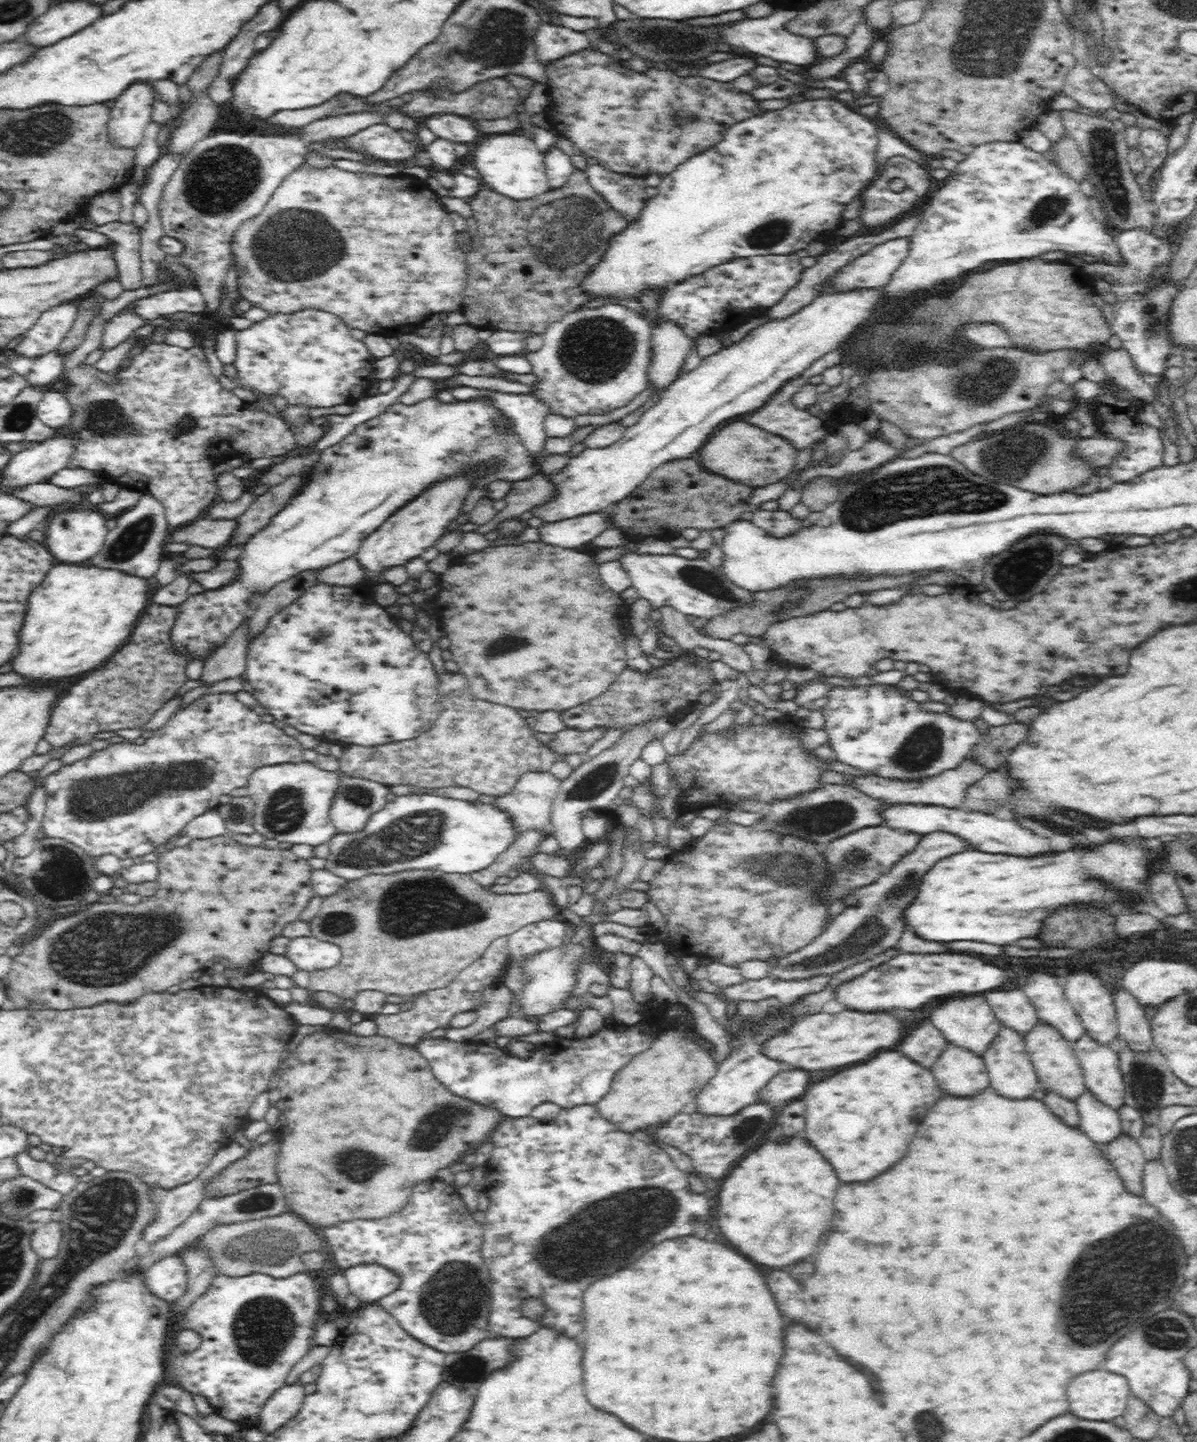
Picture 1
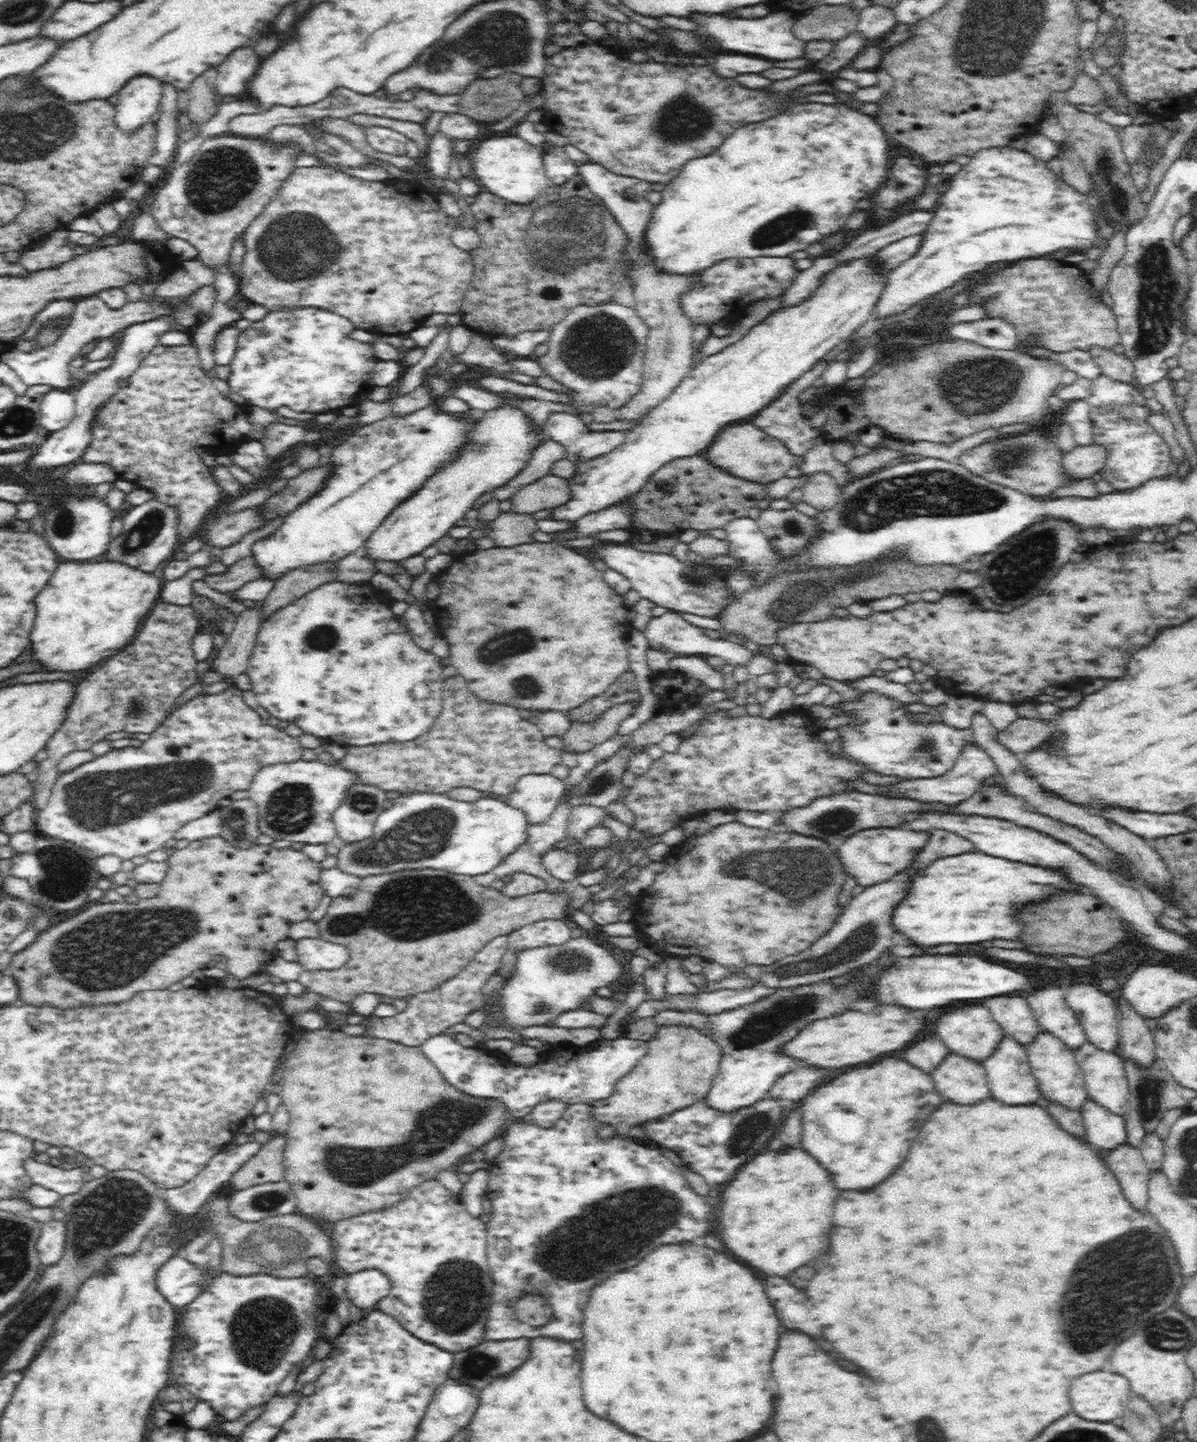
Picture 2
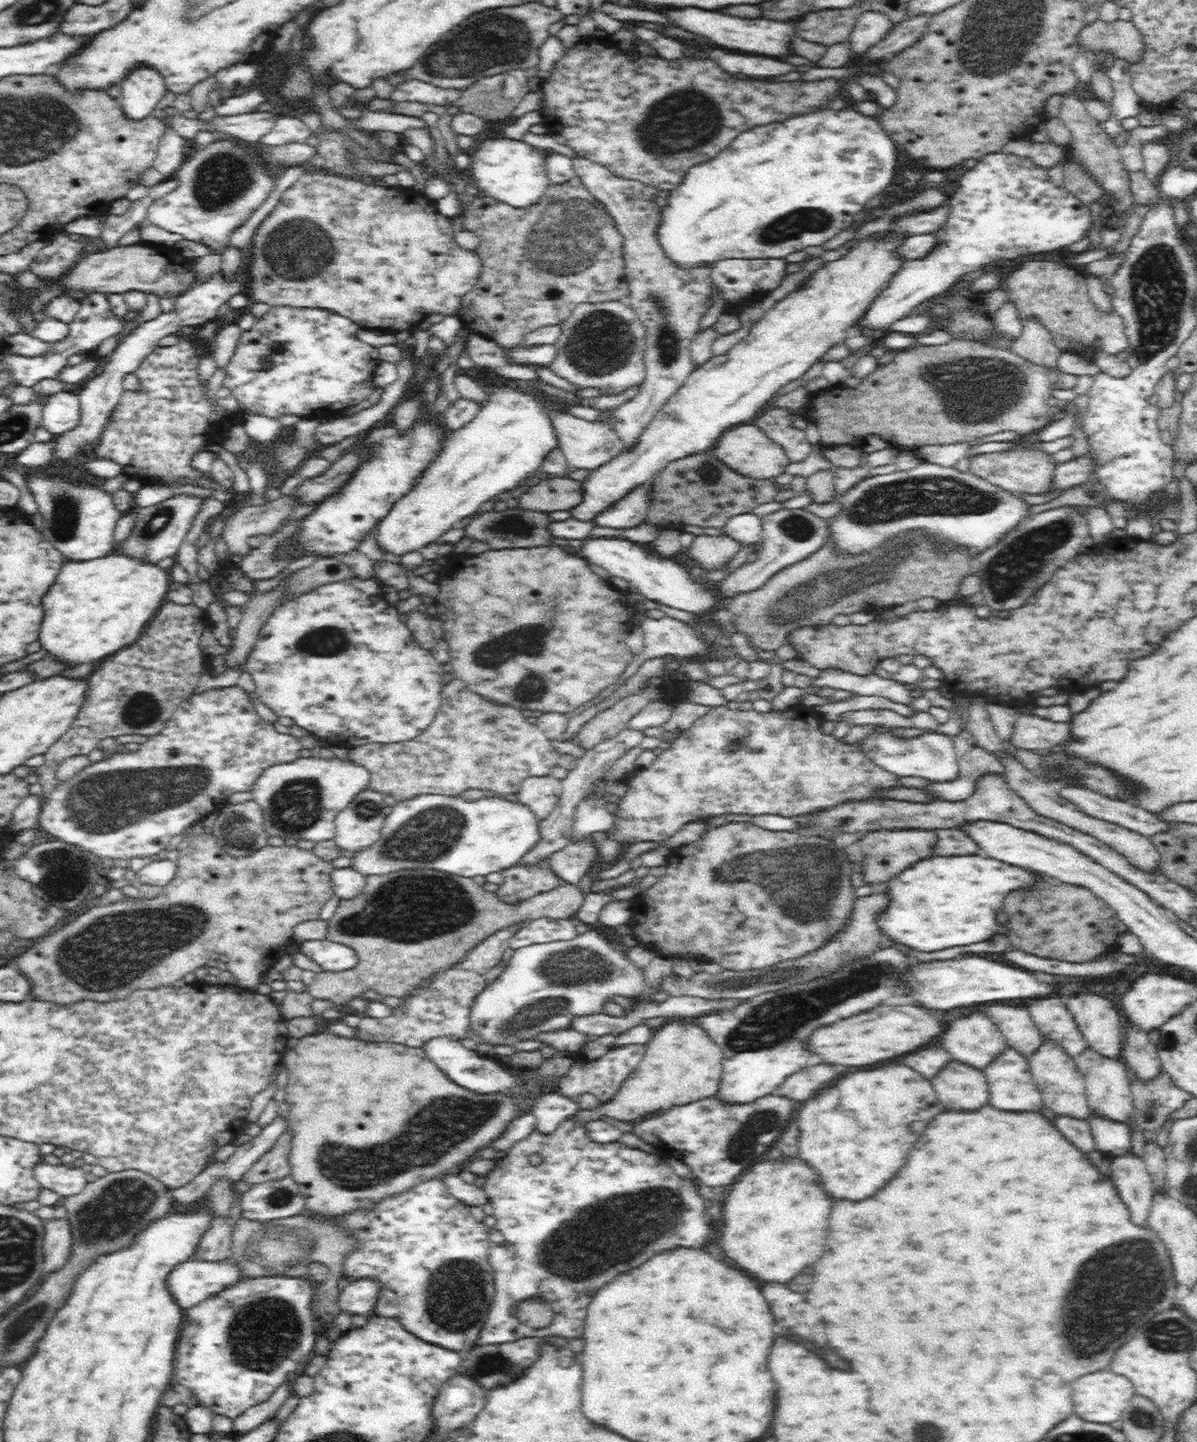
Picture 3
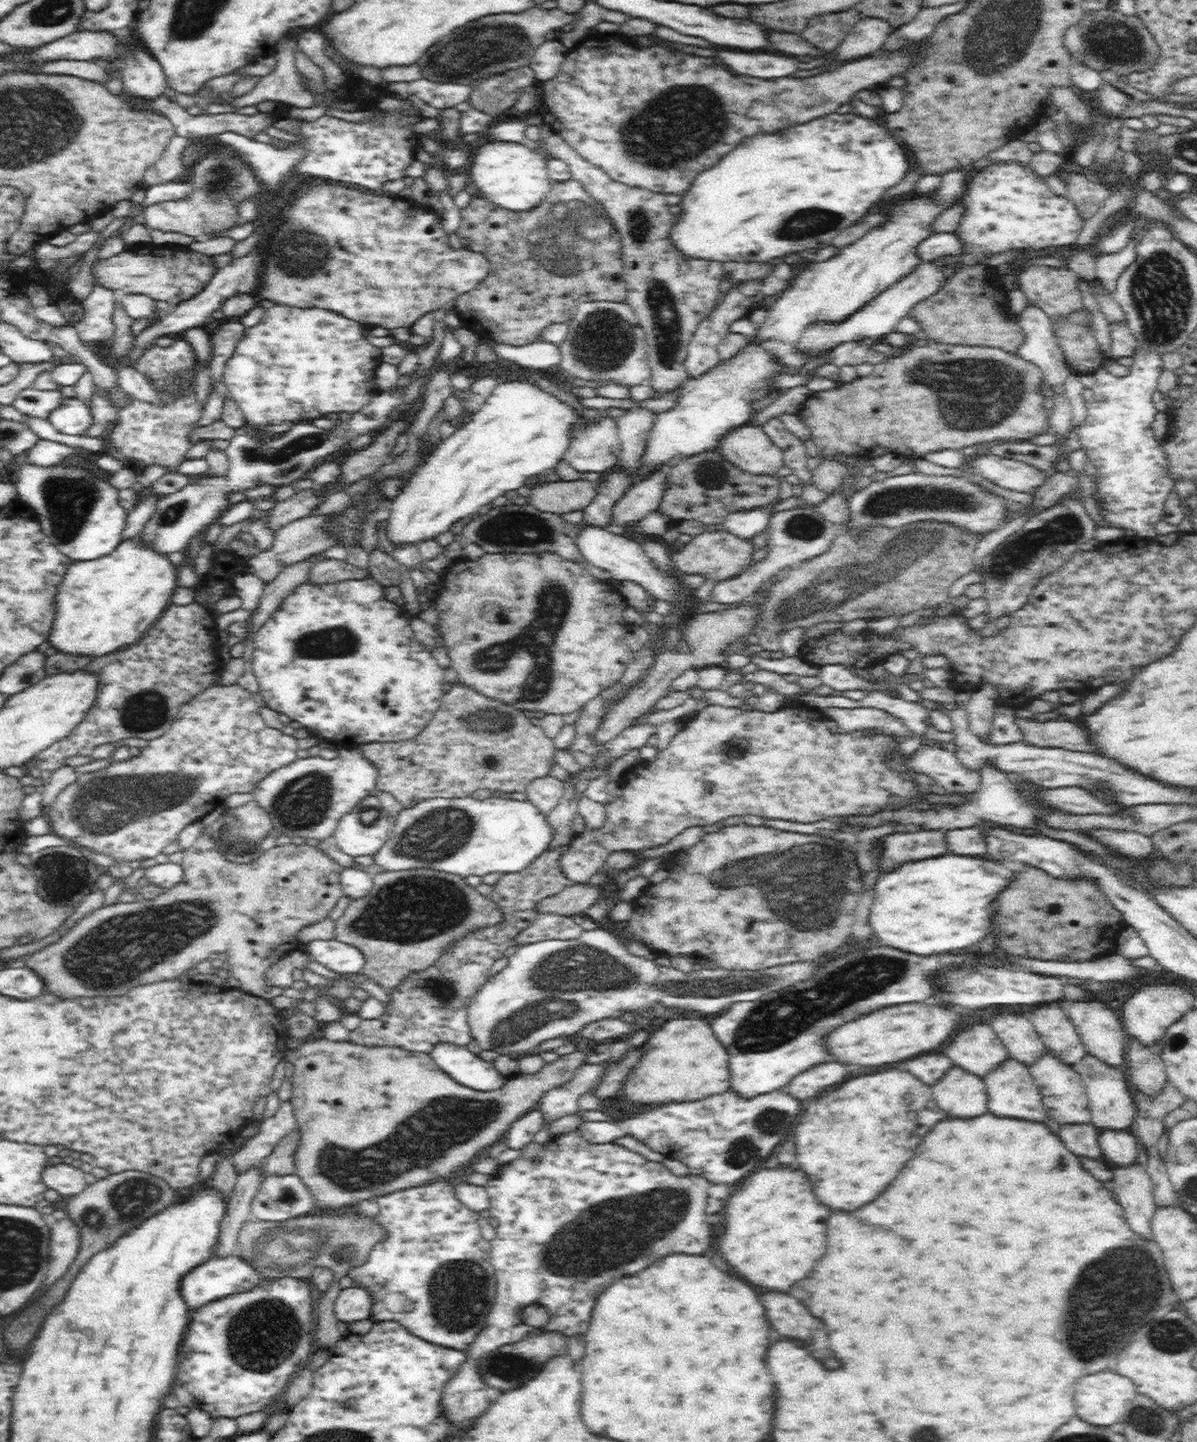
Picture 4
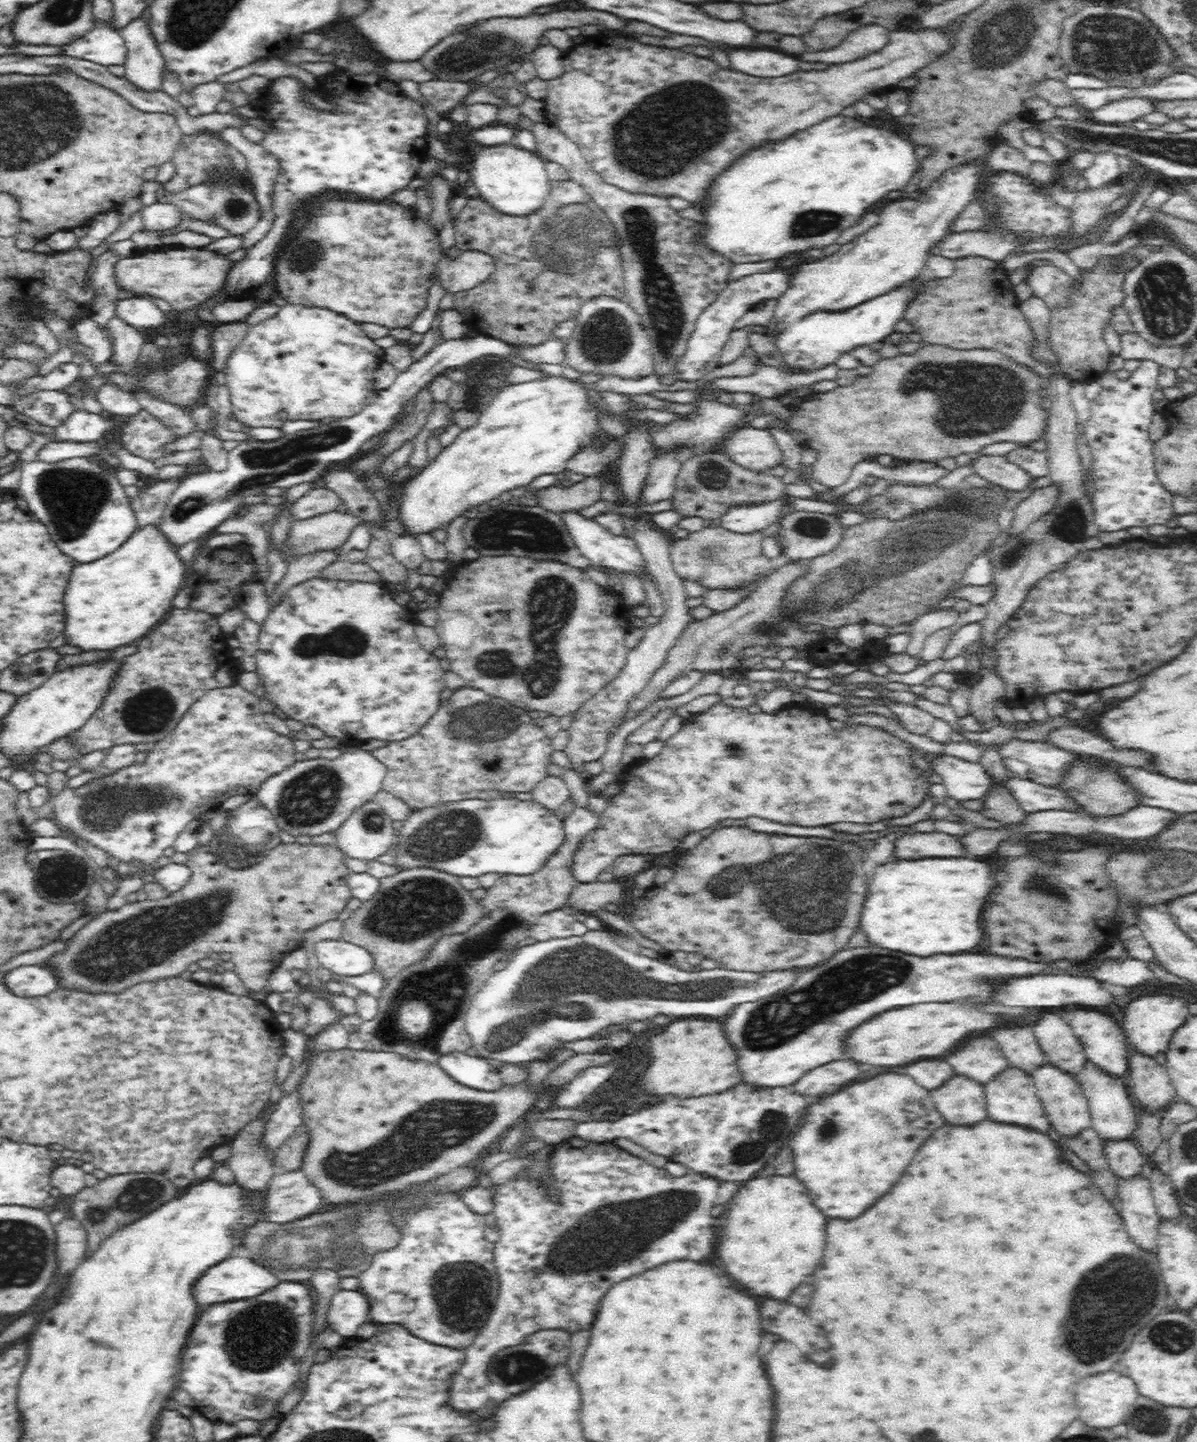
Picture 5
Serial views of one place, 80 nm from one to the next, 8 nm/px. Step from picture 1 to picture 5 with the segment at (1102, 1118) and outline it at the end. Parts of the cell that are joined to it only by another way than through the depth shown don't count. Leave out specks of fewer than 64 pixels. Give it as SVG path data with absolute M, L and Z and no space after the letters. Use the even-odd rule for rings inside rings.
M1134 1140L1104 1142L1109 1167L1121 1180L1132 1180L1142 1175L1147 1157L1142 1155Z

